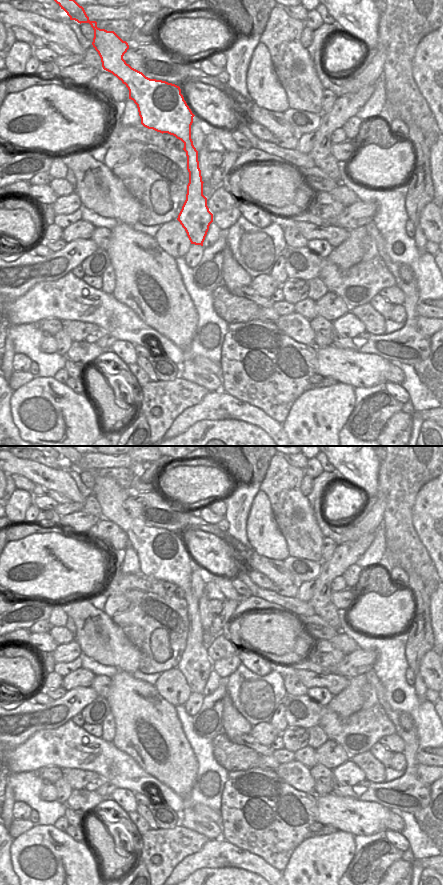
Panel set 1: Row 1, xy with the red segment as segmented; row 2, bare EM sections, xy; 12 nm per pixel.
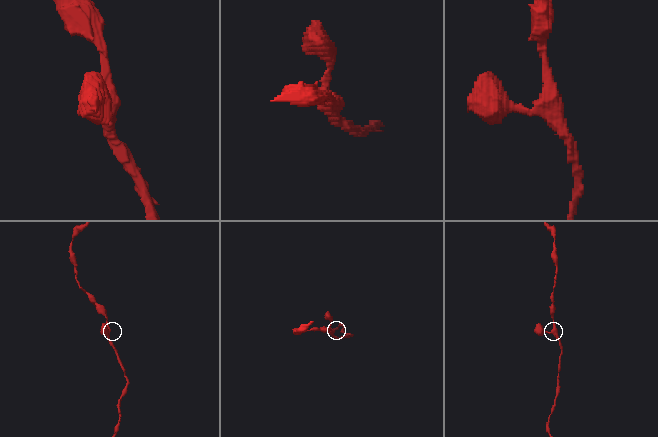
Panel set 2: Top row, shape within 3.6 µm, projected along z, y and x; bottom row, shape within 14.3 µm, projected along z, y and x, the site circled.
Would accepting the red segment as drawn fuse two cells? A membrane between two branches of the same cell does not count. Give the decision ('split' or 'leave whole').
leave whole

